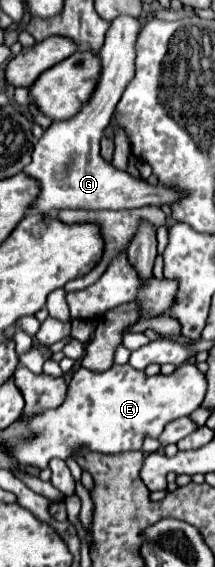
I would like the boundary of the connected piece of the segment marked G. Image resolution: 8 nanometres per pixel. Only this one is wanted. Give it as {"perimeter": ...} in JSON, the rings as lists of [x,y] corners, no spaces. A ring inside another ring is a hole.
{"perimeter":[[[120,16],[112,22],[112,28],[106,34],[106,42],[104,48],[100,50],[100,62],[102,62],[102,70],[100,70],[100,80],[96,84],[96,92],[92,92],[92,100],[88,100],[86,108],[82,108],[82,114],[72,116],[68,120],[62,122],[54,122],[44,136],[38,140],[38,144],[32,150],[32,162],[24,168],[24,174],[28,174],[30,178],[34,178],[40,184],[40,192],[34,198],[34,202],[30,204],[30,208],[38,210],[38,214],[46,216],[50,214],[50,210],[62,210],[62,208],[82,208],[82,210],[128,210],[128,208],[142,208],[148,204],[156,204],[160,206],[164,204],[172,204],[174,200],[180,198],[178,192],[170,190],[170,188],[162,188],[158,186],[150,186],[144,180],[134,180],[132,176],[128,176],[122,170],[116,170],[112,164],[108,164],[102,156],[100,156],[100,140],[104,136],[104,128],[110,124],[110,118],[116,110],[116,104],[126,88],[126,84],[130,82],[130,78],[134,76],[134,58],[136,58],[136,38],[138,38],[138,30],[140,30],[140,20],[130,18],[130,16]]]}

